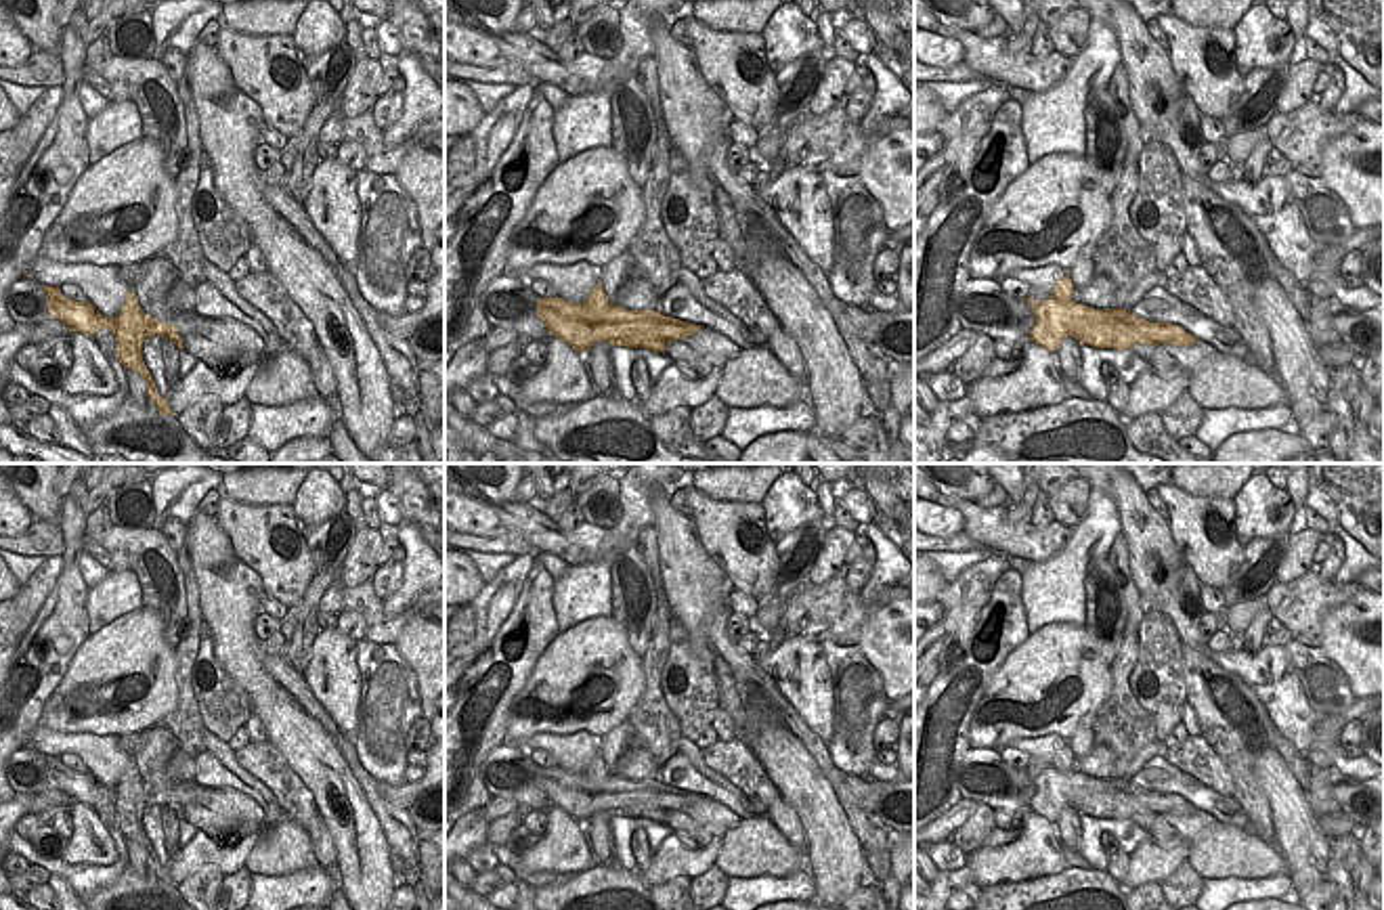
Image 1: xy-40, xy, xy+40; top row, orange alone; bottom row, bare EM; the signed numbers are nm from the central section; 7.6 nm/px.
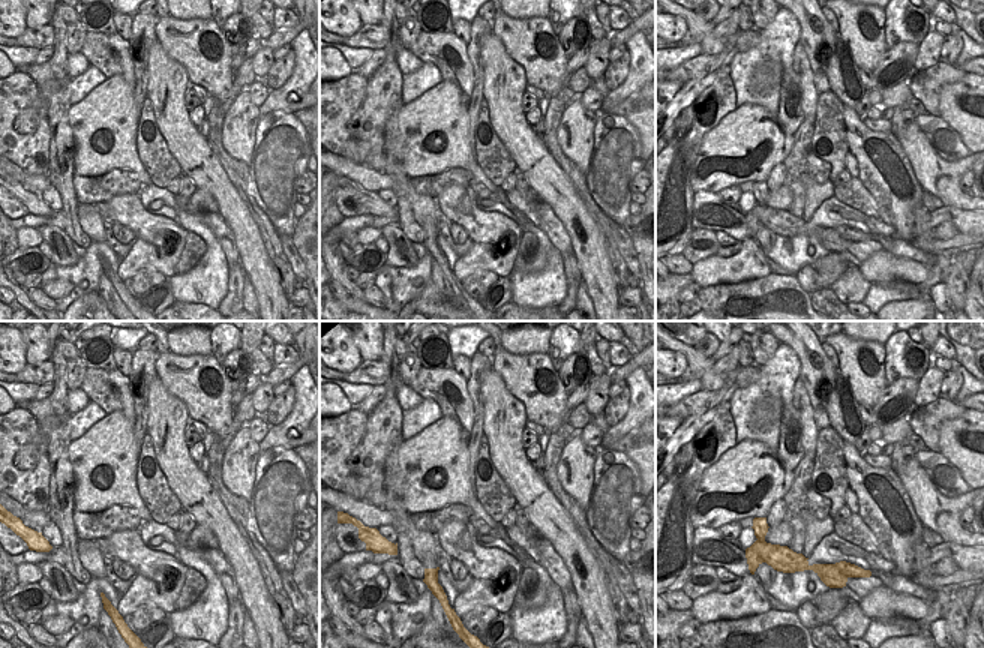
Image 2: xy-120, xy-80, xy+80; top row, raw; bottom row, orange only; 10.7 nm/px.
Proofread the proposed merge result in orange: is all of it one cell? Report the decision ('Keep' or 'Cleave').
Cleave.

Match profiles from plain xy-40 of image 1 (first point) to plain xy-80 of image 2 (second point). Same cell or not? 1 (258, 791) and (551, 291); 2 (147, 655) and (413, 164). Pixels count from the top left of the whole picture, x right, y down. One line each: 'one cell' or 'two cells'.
1: two cells
2: one cell

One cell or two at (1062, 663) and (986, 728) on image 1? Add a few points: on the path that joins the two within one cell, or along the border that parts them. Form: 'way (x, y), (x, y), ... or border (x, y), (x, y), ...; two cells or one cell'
way (1083, 695), (1064, 722), (1034, 732), (1022, 728); one cell

